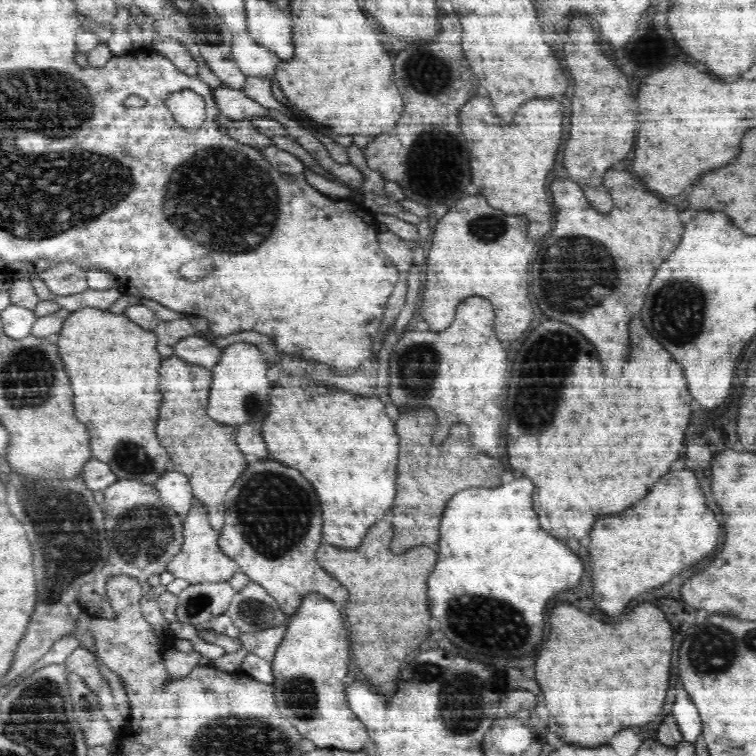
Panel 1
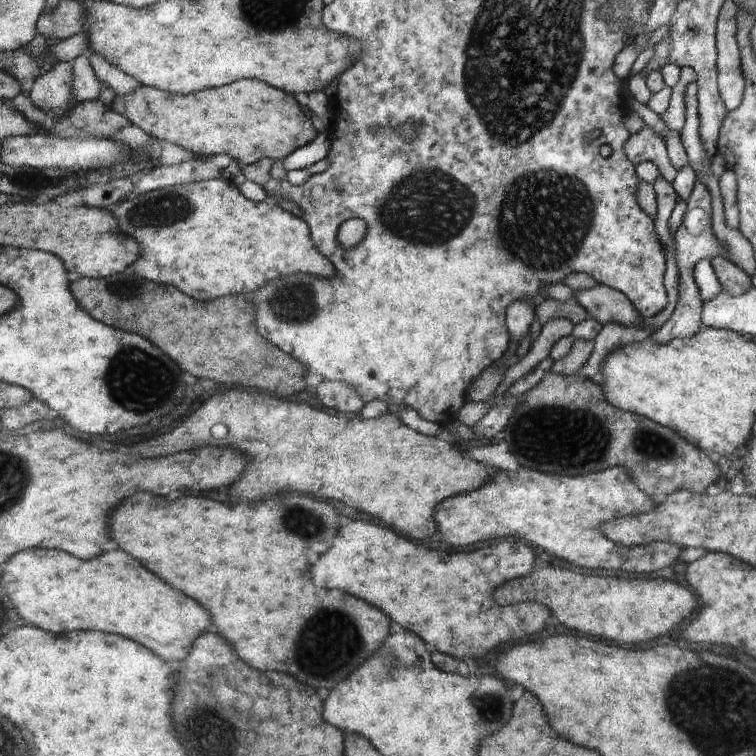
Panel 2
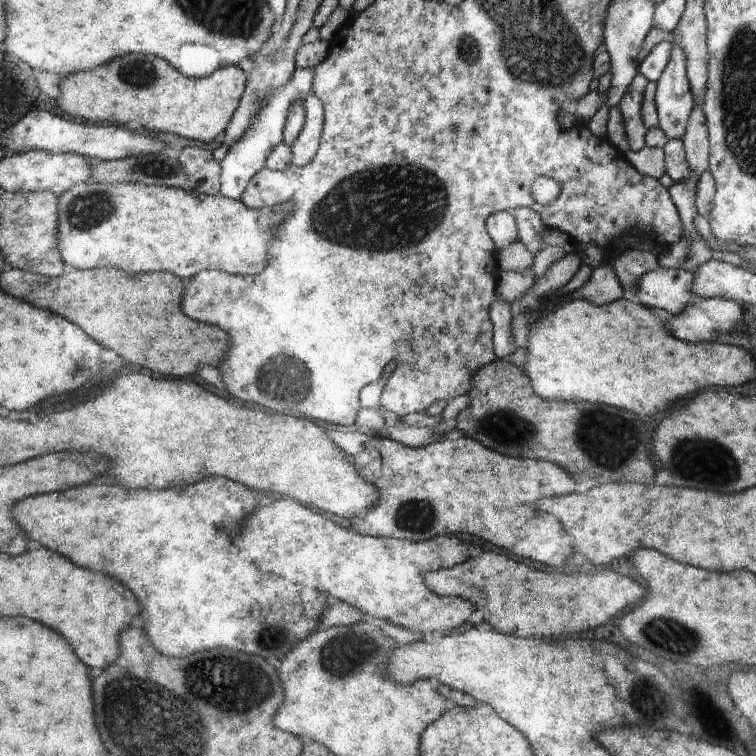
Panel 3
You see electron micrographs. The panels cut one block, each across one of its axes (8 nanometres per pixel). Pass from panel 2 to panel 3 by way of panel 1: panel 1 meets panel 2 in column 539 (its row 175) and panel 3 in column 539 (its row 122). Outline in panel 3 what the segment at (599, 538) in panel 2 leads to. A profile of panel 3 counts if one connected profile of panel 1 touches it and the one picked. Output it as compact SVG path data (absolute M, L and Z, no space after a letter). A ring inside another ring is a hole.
M376 436L372 444L362 452L362 462L356 458L356 466L364 470L364 478L374 486L384 490L384 506L382 518L380 512L366 514L366 522L362 522L362 534L370 536L394 536L406 540L430 540L438 534L474 534L484 538L486 542L496 544L516 556L530 558L534 562L558 568L572 554L572 538L564 532L562 524L558 530L556 516L546 512L538 512L538 500L550 494L570 494L574 480L556 464L542 460L524 460L502 456L495 450L485 447L476 439L466 437L460 440L442 440L434 442L426 448L408 448L390 438L382 442L382 437Z

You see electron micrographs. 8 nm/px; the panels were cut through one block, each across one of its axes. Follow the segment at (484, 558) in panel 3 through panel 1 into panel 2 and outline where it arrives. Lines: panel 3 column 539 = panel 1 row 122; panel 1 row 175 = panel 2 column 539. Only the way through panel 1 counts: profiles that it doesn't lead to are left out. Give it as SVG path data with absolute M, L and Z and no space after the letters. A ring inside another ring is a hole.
M540 568L528 578L516 578L516 582L504 582L496 590L496 602L500 606L514 602L538 602L552 610L554 618L572 630L580 630L594 638L604 638L620 644L646 642L662 636L682 622L696 606L694 596L676 582L658 578L612 578L580 574L562 568Z

